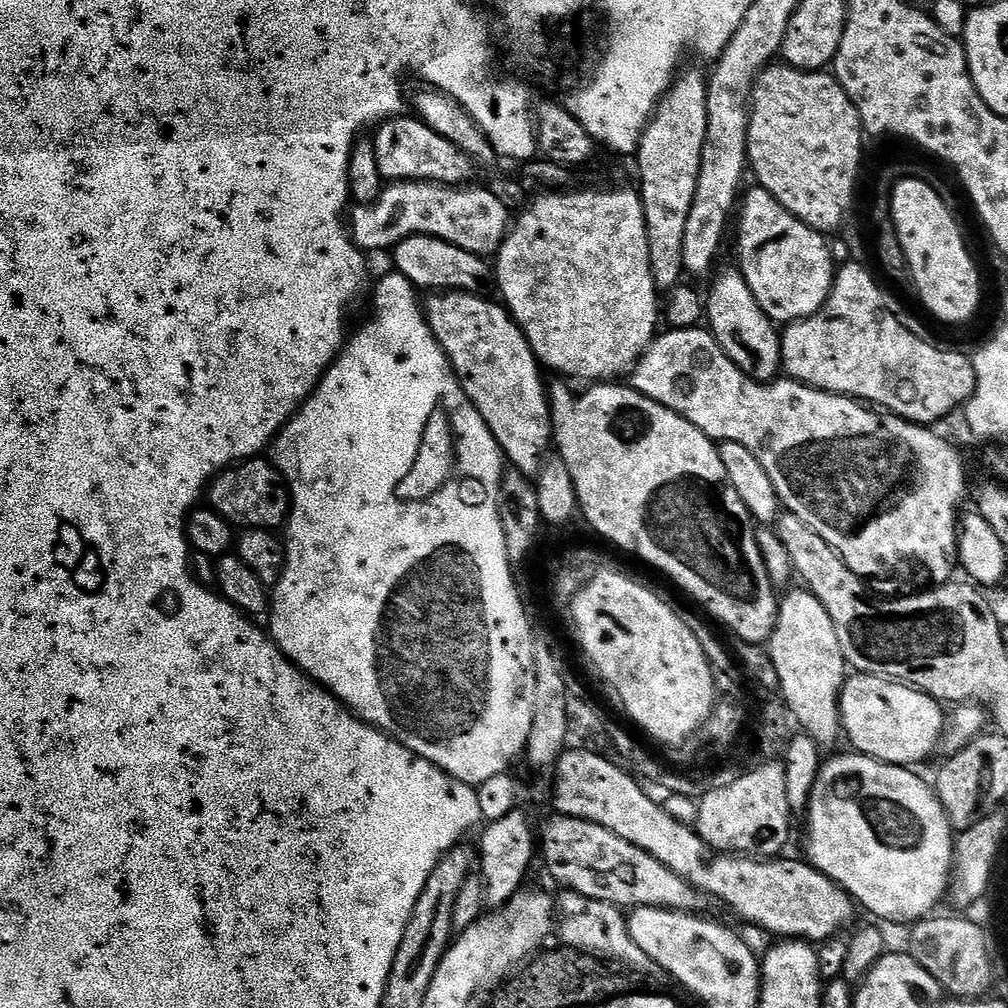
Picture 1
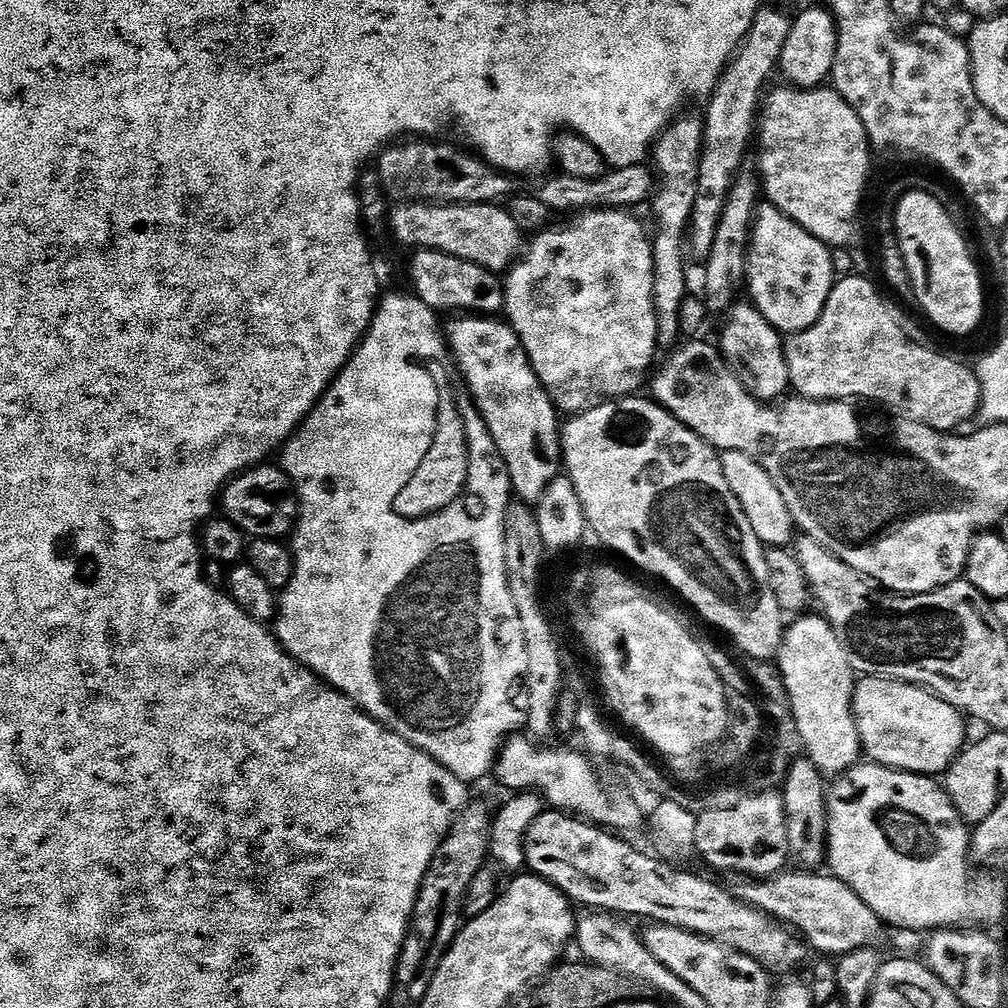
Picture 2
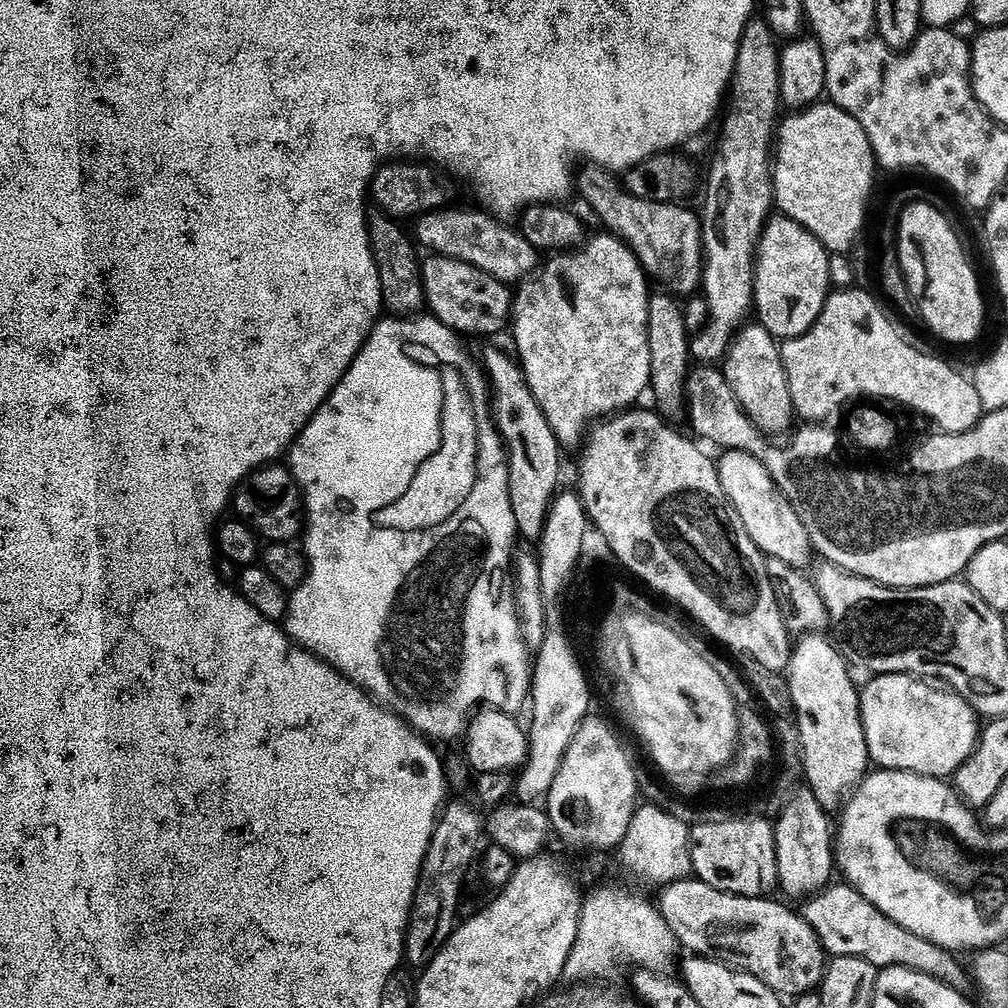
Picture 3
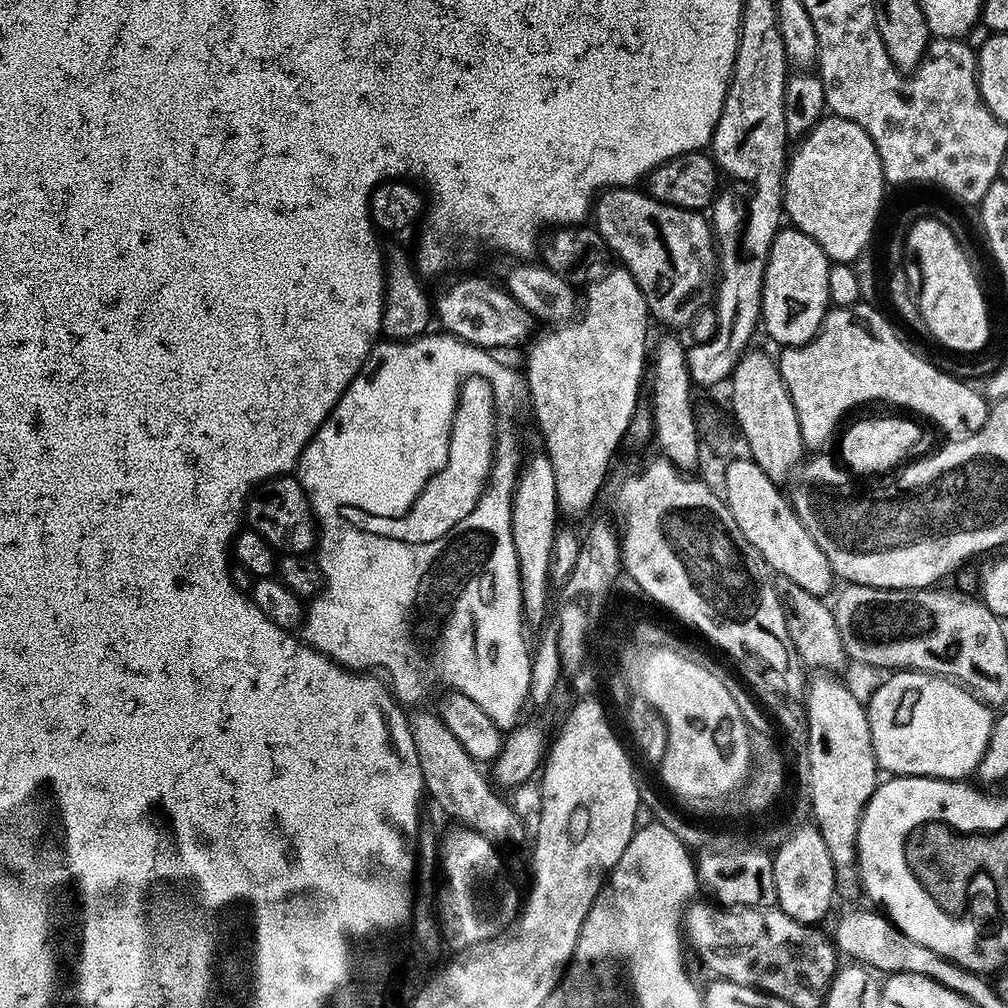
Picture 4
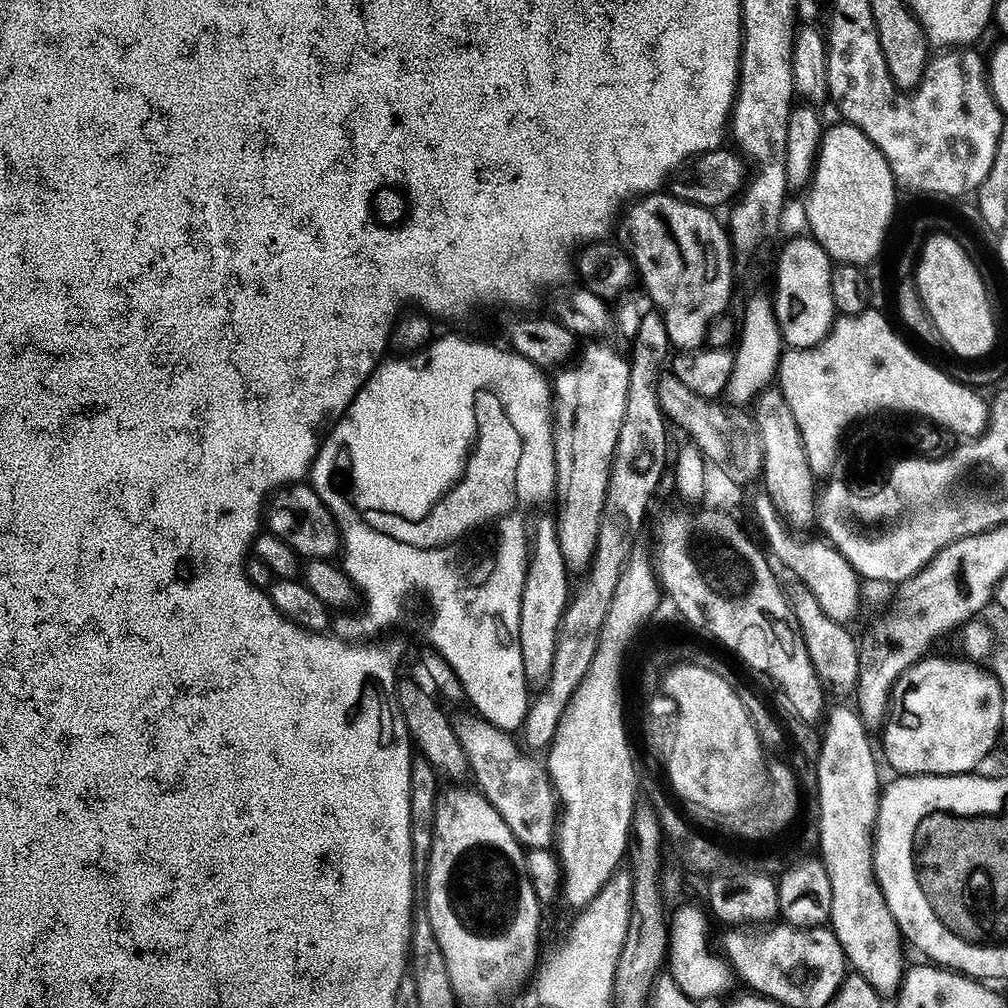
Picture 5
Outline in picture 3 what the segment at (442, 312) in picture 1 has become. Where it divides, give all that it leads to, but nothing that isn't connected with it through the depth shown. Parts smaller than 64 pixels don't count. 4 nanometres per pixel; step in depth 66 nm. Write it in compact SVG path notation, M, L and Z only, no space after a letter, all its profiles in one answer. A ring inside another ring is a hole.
M488 348L484 352L482 368L490 381L490 392L492 388L493 394L496 395L496 401L492 404L493 410L496 411L494 424L507 449L508 489L510 490L510 506L514 510L514 518L516 519L516 531L523 539L525 536L526 539L532 540L528 542L536 542L543 534L552 500L555 499L558 489L561 487L559 484L562 449L550 422L546 420L546 414L542 412L542 406L538 406L530 386L524 380L524 369L511 355L509 356L504 352L499 352L496 348Z

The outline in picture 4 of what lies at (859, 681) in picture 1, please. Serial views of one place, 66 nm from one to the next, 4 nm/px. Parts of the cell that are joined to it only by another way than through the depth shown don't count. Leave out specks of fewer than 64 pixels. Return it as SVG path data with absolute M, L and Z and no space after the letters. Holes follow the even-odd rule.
M900 670L889 676L892 677L873 694L872 701L867 701L866 704L877 765L883 771L885 768L893 777L964 782L971 772L973 775L979 769L990 746L994 727L993 709L955 680L911 670Z

